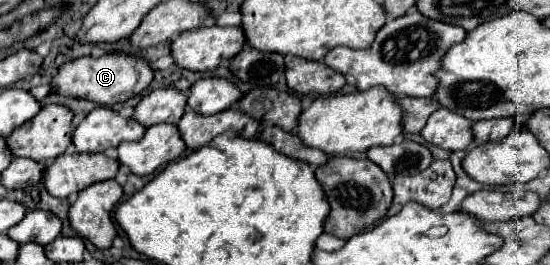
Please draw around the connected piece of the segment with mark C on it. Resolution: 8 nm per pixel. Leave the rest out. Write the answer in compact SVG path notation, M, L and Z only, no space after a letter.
M106 53L102 57L88 55L64 63L52 81L52 89L66 97L88 99L98 105L112 107L146 91L152 79L154 79L154 69L150 67L148 59L136 55L124 55L124 53Z

